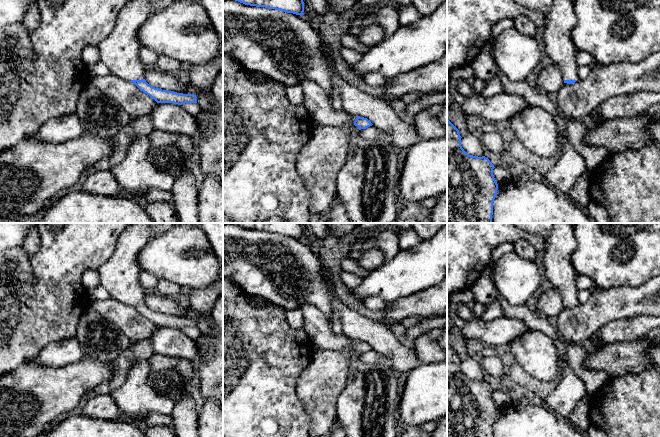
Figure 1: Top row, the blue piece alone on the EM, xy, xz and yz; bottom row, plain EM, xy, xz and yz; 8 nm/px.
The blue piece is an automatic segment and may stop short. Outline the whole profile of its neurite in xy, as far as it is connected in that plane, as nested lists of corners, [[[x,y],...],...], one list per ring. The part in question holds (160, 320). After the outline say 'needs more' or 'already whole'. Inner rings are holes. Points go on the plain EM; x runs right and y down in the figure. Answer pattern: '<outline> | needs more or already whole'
[[[145,303],[131,304],[141,315],[149,319],[157,327],[173,327],[182,329],[185,327],[197,327],[197,321],[194,318],[183,318],[168,314],[162,314],[149,309]]] | already whole

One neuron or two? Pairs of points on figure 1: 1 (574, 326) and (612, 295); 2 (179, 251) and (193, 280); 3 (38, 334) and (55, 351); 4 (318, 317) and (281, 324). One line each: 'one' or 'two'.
1: one
2: one
3: two
4: two

